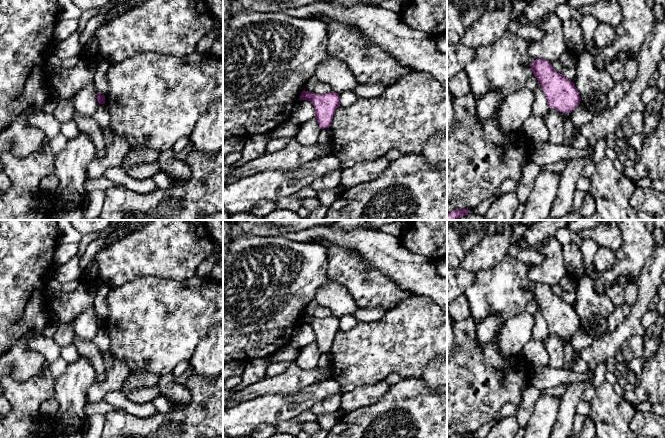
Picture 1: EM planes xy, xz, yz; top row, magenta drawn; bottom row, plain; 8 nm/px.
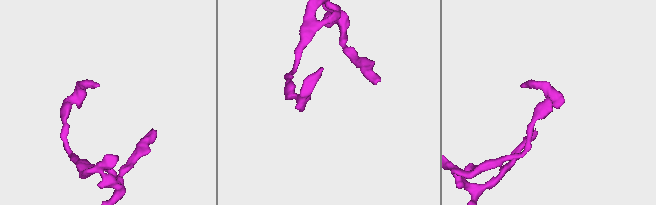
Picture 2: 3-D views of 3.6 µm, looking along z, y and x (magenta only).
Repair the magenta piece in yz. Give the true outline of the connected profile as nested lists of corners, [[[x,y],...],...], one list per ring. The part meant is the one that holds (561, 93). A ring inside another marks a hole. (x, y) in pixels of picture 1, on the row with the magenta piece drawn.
[[[537,58],[530,67],[543,89],[549,108],[571,113],[580,104],[581,98],[575,84],[557,73],[551,62]]]

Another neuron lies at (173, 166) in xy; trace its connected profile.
[[[172,149],[161,152],[156,162],[163,173],[173,178],[187,178],[192,174],[191,168]]]

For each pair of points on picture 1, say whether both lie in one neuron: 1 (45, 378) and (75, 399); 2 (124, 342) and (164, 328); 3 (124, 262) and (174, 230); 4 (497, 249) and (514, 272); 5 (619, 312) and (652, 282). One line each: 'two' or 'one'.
1: two
2: one
3: one
4: two
5: two

